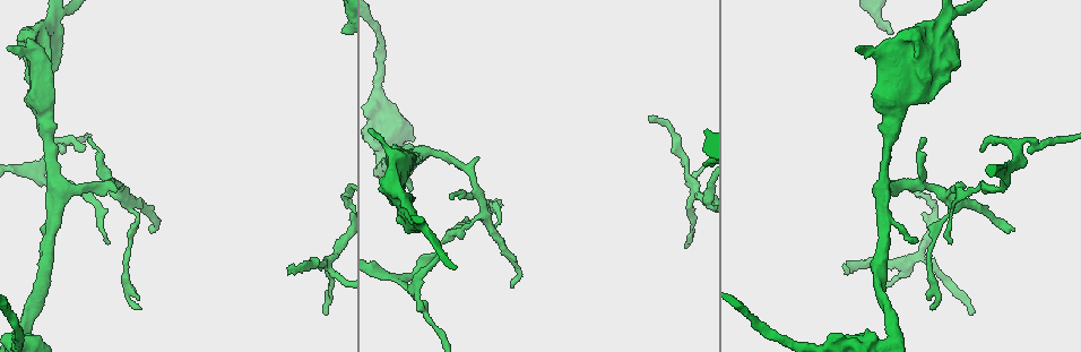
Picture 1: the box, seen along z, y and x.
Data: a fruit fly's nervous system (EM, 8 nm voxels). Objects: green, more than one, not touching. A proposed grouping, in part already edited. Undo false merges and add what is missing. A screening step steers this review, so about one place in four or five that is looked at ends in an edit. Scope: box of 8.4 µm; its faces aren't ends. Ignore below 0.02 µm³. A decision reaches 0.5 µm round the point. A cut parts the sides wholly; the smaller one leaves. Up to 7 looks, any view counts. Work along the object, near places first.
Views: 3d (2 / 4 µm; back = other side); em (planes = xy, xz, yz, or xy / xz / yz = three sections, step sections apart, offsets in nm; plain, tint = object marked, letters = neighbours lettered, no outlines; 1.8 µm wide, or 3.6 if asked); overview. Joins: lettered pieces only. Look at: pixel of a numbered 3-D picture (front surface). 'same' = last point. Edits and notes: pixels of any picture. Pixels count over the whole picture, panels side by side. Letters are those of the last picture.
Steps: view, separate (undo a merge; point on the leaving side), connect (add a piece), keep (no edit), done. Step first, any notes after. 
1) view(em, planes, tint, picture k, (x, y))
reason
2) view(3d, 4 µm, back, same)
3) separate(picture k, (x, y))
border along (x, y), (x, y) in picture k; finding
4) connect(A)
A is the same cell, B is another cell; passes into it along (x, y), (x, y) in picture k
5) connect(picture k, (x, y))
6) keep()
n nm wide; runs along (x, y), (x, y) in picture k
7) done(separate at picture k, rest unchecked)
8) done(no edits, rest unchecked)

view(3d, 2 µm, picture 1, (57, 19))
touches itself

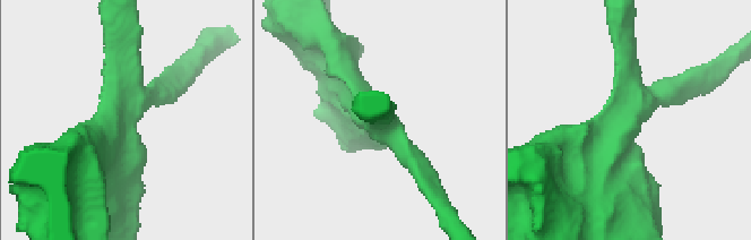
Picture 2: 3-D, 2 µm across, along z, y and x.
view(em, planes, plain, picture 2, (129, 112))
shape alone is not enough

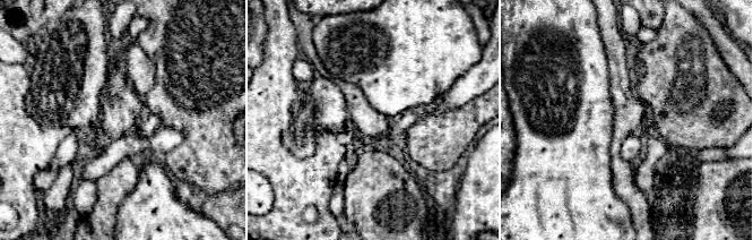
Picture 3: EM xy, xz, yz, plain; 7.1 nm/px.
view(em, planes, letters, same)

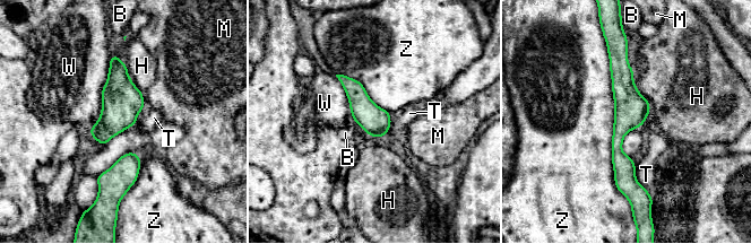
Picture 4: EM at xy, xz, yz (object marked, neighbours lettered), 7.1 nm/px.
keep()
B, H, M, T, W and Z are other cells; border along (605, 42), (613, 180), (624, 195) in picture 4; continuous, no second neuron

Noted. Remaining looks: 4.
view(em, planes, letters, picture 1, (449, 196))
tapers out

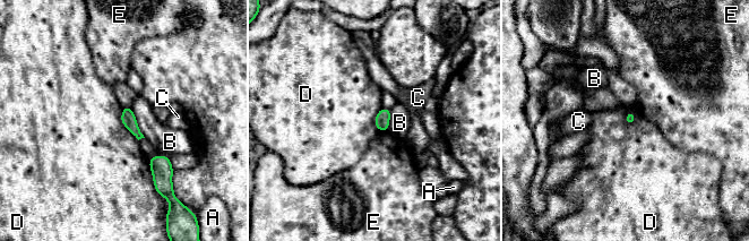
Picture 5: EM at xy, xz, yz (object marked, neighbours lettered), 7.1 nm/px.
keep()
A, B, C, D and E are other cells; none of them fits

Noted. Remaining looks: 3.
view(3d, 2 µm, picture 1, (152, 232))
tapers out

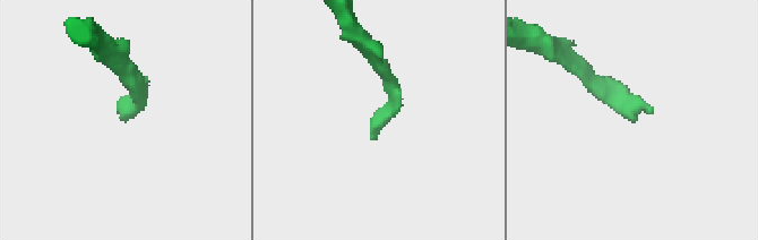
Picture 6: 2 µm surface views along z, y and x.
view(em, planes, tint, picture 6, (652, 112))

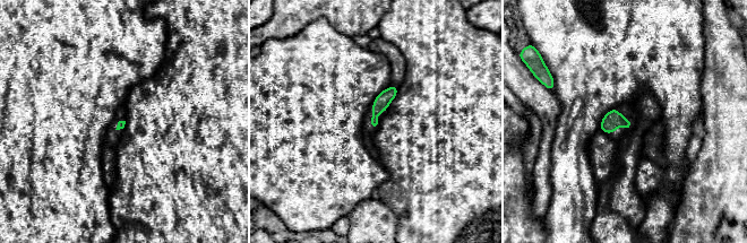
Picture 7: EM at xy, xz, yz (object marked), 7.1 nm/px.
view(em, planes, letters, same)
see the neighbours

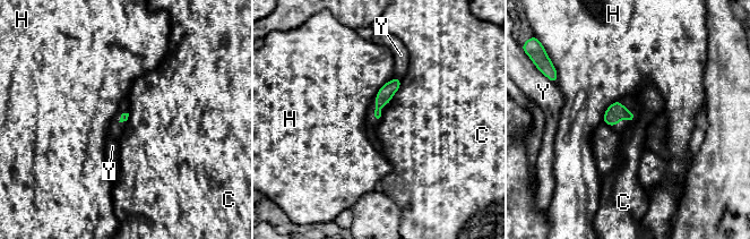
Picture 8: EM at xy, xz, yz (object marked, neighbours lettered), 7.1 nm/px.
keep()
C, H and Y are other cells; border along (402, 78), (378, 121) in picture 8; no lettered piece goes on from it

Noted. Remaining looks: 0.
done(no edits, rest unchecked)

